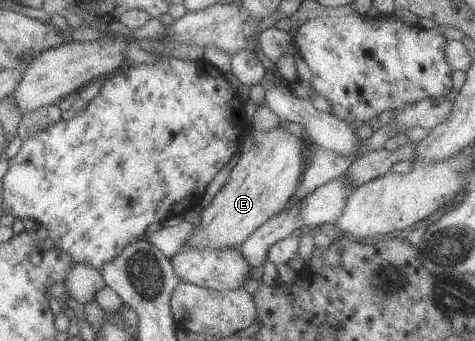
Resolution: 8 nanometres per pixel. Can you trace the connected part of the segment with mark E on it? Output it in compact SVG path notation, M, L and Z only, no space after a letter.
M280 125L266 132L252 132L253 145L247 153L238 153L238 161L232 167L230 175L210 205L202 209L200 213L200 225L193 227L193 233L184 243L183 247L196 248L233 248L242 243L268 219L282 212L293 194L297 191L300 178L305 169L306 152L309 150L309 142L304 136L296 136L287 133Z

